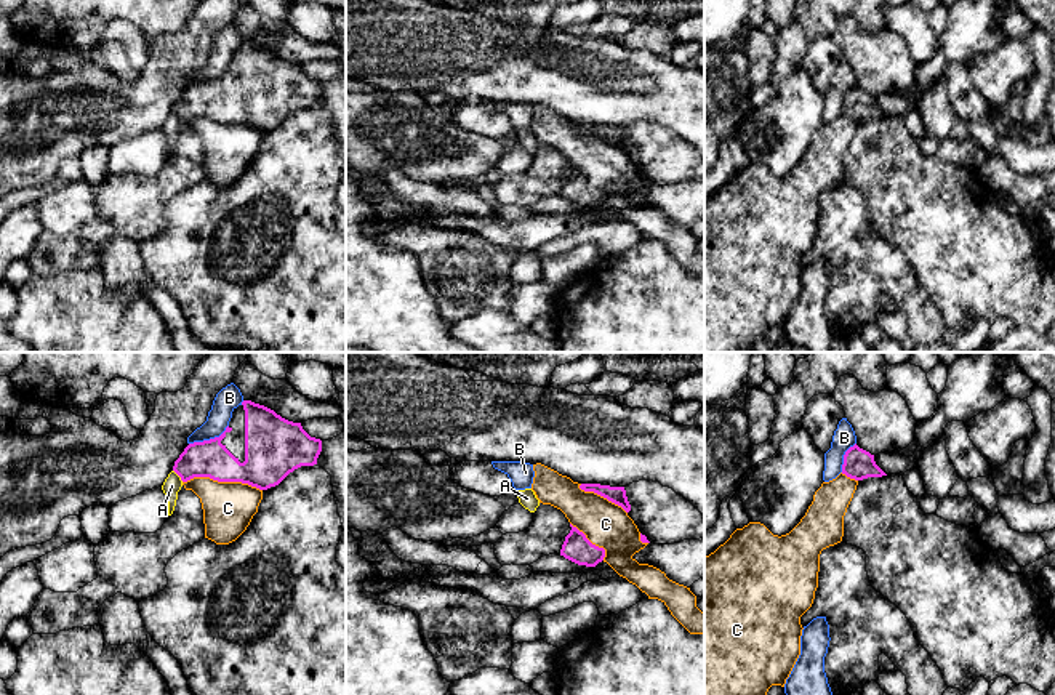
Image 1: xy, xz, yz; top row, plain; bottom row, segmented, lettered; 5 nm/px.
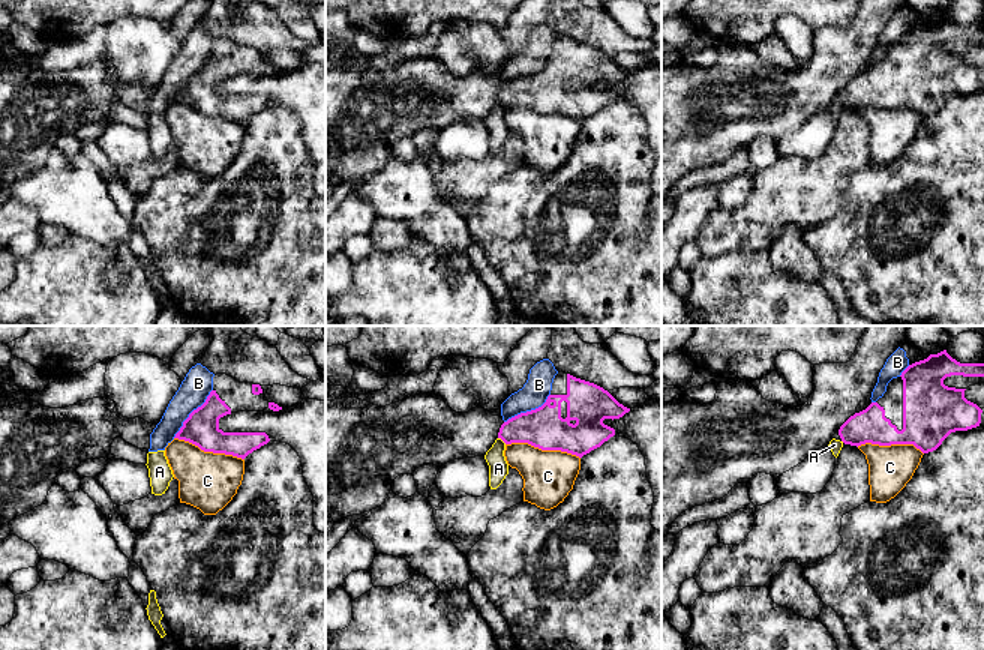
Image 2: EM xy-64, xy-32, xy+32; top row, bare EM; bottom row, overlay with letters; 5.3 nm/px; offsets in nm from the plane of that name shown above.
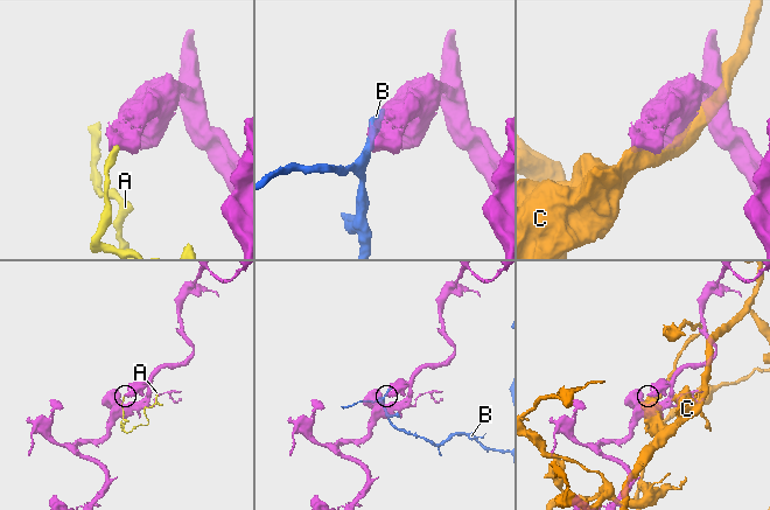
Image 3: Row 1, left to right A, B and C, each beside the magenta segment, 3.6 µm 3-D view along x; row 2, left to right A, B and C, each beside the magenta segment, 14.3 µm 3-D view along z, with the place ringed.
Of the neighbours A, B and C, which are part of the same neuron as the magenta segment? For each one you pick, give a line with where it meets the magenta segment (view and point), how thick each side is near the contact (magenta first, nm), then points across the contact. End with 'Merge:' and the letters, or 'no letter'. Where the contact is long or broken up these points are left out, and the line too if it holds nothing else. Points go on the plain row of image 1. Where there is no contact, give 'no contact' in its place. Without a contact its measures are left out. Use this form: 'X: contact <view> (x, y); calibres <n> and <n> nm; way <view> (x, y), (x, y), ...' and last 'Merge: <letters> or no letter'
Merge: no letter

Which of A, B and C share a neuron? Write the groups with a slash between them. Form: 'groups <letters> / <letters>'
groups A / B / C

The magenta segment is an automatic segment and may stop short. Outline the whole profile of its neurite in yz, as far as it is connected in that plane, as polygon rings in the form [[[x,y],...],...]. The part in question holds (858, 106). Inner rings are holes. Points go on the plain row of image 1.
[[[856,85],[850,88],[844,96],[842,115],[855,122],[887,117],[876,106],[874,96],[860,90]]]

